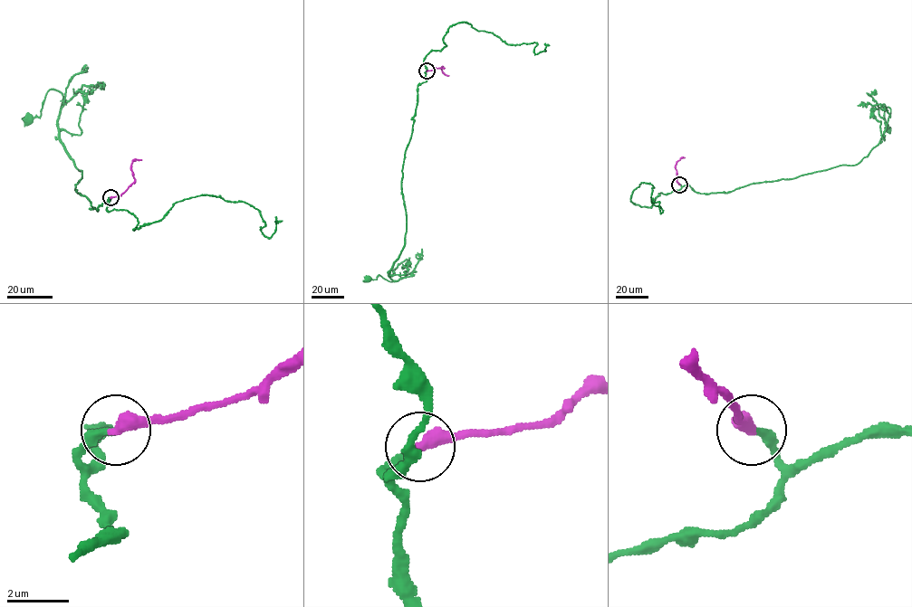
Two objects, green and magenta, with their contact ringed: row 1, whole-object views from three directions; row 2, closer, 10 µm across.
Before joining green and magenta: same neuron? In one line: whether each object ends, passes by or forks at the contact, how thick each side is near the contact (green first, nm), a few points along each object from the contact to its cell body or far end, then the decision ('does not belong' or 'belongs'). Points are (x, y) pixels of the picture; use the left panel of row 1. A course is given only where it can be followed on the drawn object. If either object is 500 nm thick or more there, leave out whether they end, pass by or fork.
green ends there; magenta ends there; 260 nm thick on the green side, 460 nm on the other; green runs (110, 197), (98, 211), (76, 191), (82, 173), (59, 138), (62, 94), (50, 90), (41, 114), (28, 119); magenta runs (110, 197), (122, 194), (134, 181), (131, 165), (133, 160), (141, 160); belongs

